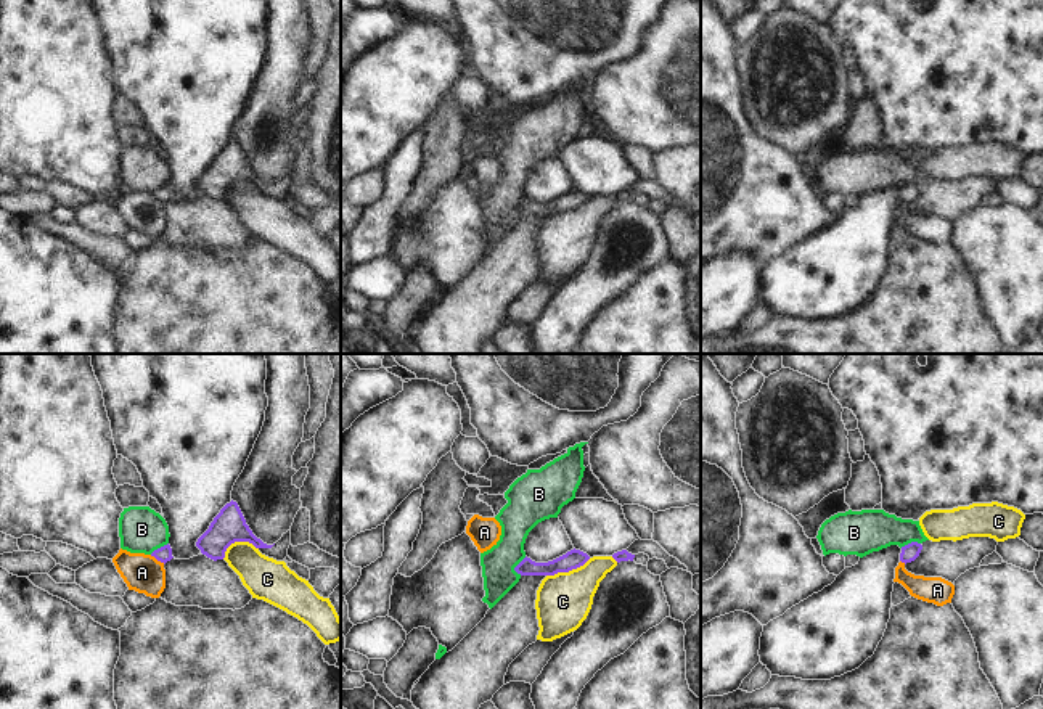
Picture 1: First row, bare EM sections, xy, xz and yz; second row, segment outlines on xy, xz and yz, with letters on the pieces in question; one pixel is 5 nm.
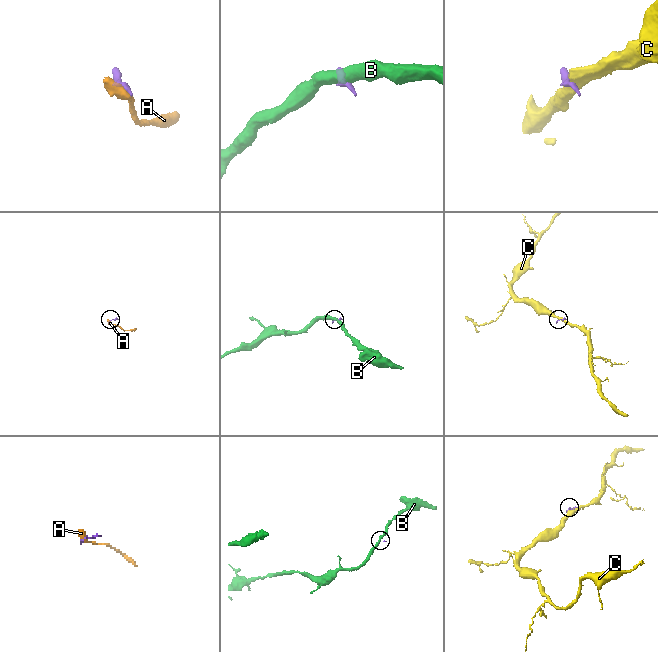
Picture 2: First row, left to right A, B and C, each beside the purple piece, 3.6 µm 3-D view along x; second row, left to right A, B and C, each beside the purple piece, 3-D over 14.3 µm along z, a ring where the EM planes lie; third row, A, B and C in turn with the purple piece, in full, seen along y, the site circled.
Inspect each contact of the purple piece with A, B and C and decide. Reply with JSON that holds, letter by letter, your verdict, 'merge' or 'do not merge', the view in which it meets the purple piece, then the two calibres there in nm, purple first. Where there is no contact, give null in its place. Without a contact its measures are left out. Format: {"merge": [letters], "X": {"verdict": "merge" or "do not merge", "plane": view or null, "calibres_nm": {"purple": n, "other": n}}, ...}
{"merge": [], "A": {"verdict": "do not merge", "plane": "xy", "calibres_nm": {"purple": 80, "other": 190}}, "B": {"verdict": "do not merge", "plane": "xz", "calibres_nm": {"purple": 90, "other": 180}}, "C": {"verdict": "do not merge", "plane": "xz", "calibres_nm": {"purple": 90, "other": 280}}}

